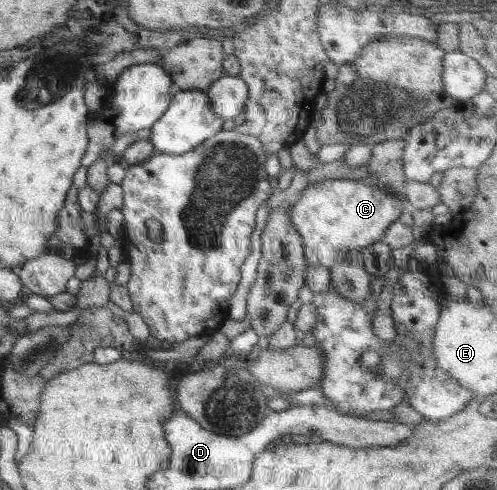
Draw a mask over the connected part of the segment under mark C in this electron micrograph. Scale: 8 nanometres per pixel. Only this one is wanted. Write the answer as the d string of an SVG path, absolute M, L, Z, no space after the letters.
M377 178L322 180L309 183L295 196L295 203L290 207L290 222L301 236L307 265L331 268L340 253L348 249L358 251L381 240L405 207L409 207L408 201L401 198L399 191L386 191Z

